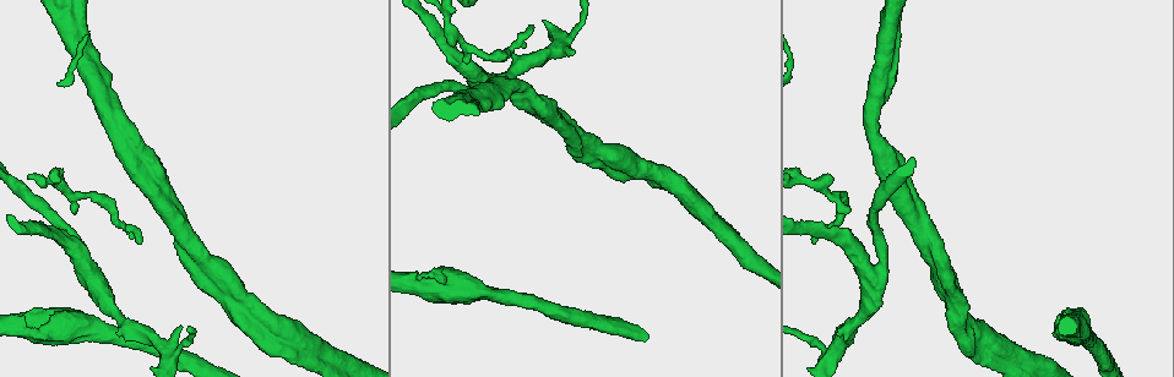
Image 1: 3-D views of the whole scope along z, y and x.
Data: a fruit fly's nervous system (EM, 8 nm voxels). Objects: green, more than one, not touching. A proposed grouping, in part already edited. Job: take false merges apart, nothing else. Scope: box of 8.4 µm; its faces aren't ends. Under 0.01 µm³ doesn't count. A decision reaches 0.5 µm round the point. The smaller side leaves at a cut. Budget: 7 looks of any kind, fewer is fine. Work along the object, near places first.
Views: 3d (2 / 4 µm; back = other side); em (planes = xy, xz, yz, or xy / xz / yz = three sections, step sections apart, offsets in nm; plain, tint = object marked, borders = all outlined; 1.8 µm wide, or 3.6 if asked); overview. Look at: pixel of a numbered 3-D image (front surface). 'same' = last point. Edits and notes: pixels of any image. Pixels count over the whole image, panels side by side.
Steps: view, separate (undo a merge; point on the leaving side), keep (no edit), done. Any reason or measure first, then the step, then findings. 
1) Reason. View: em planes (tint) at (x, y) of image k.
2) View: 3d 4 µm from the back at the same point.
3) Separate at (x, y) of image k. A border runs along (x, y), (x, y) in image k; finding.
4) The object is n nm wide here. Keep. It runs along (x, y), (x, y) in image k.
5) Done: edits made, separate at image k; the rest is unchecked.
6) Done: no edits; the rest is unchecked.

Three arms meet. View: em yz step 16 (plain) at (875, 279) of image 1.

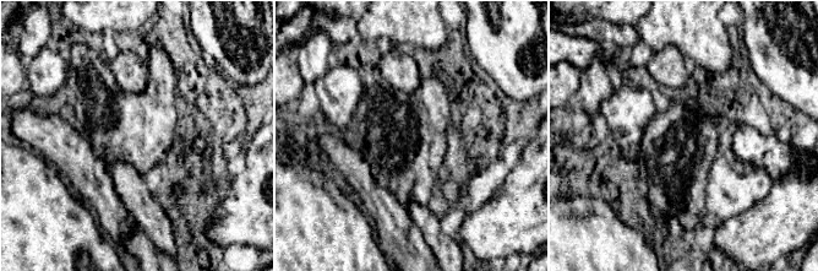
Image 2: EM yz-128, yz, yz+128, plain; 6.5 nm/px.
With the object marked. View: em yz step 16 (tint) at the same point.

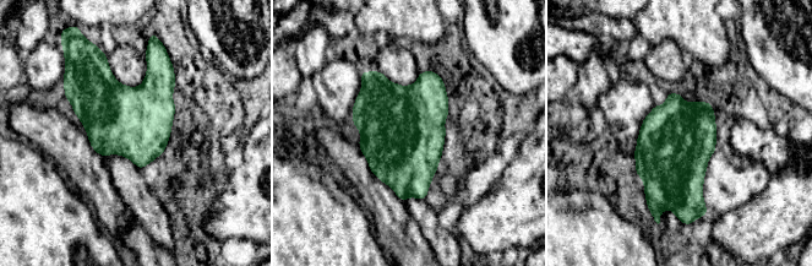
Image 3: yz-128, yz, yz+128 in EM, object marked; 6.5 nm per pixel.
The object is 460 nm wide here. Keep. Continuous, no second neuron.

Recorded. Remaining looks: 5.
Sudden change in width. View: em 3.6 µm planes (plain) at (835, 352) of image 1.

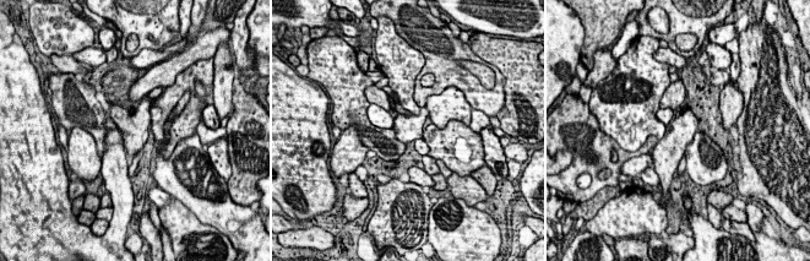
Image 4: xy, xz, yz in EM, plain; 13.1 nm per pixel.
View: em 3.6 µm planes (tint) at the same point.

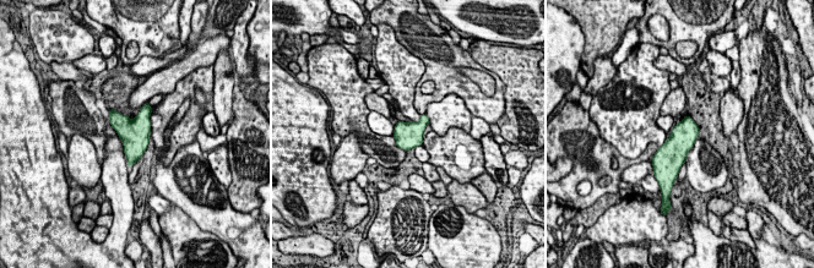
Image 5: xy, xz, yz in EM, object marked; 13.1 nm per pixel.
Keep. One neuron here.

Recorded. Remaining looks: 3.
View: em planes (tint) at (331, 357) of image 1.

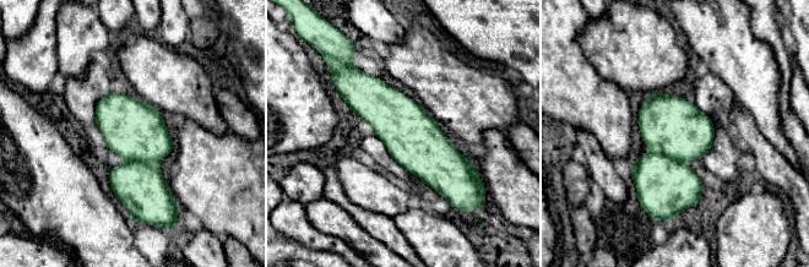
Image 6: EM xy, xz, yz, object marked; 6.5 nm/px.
Keep. It runs along (343, 90), (466, 169) in image 6; continuous, no second neuron.

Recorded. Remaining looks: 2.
Done: no edits; the rest is unchecked.

